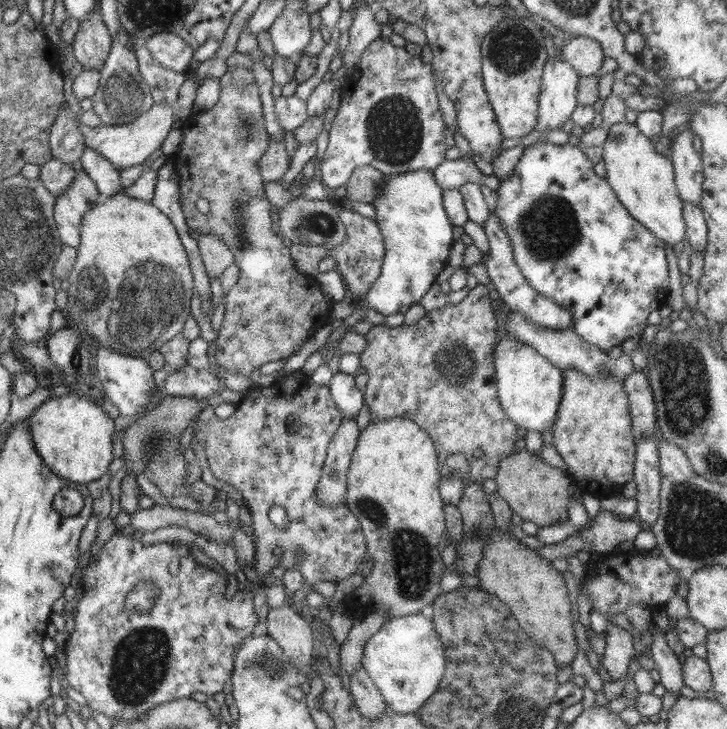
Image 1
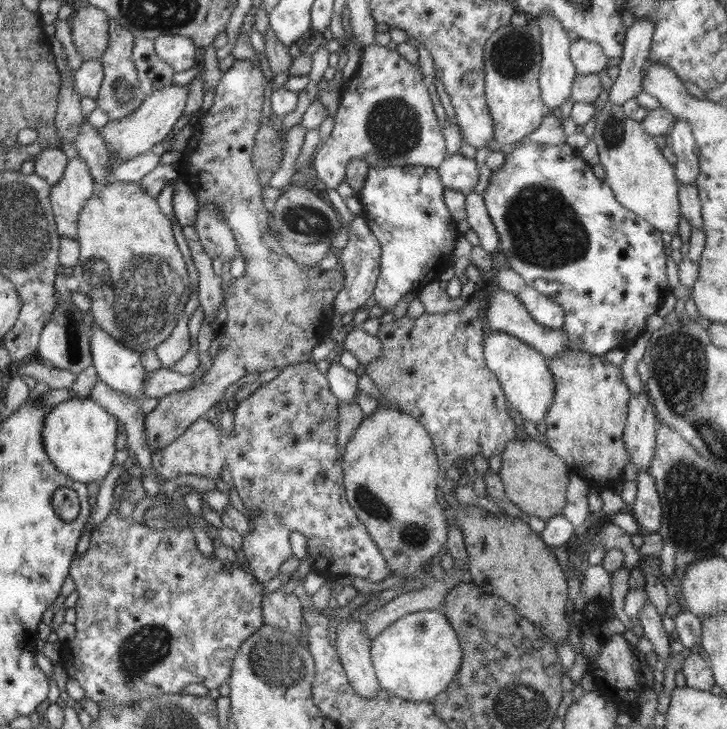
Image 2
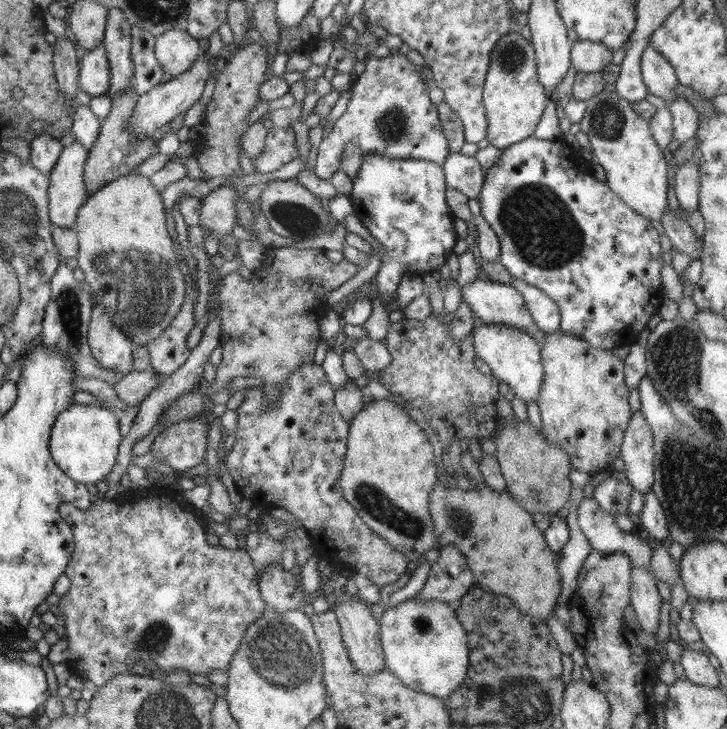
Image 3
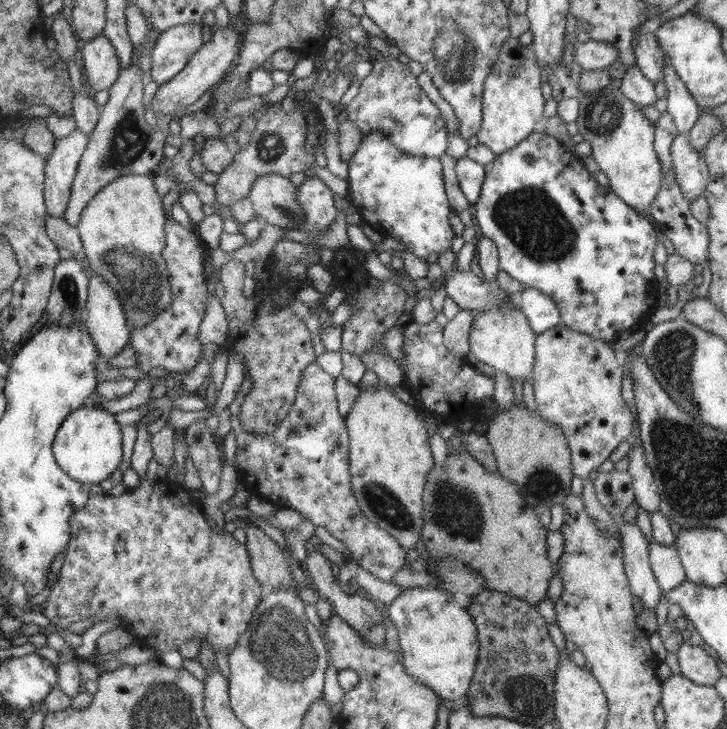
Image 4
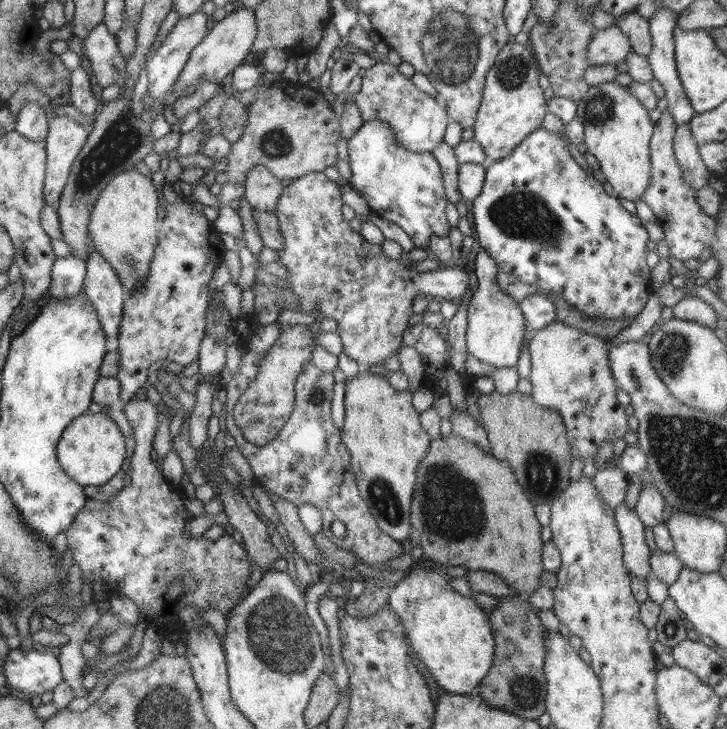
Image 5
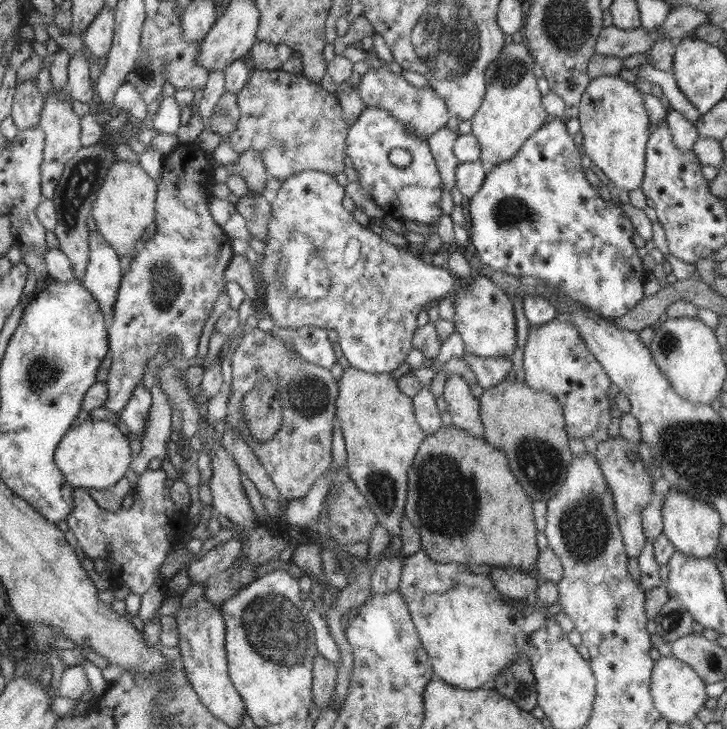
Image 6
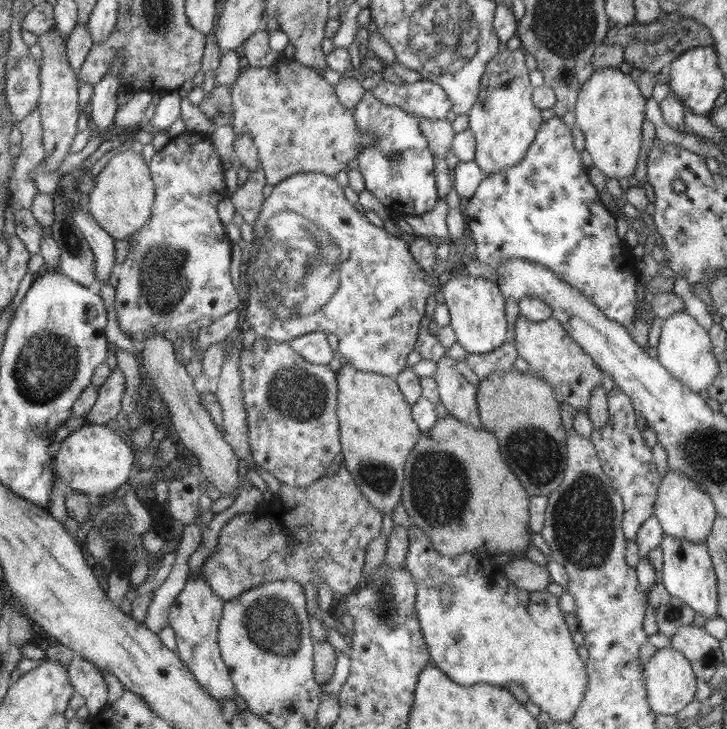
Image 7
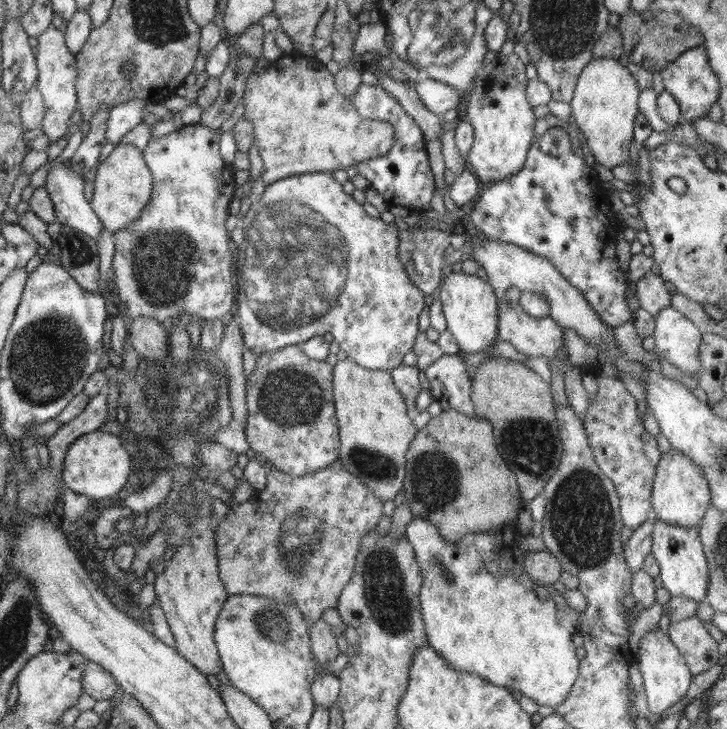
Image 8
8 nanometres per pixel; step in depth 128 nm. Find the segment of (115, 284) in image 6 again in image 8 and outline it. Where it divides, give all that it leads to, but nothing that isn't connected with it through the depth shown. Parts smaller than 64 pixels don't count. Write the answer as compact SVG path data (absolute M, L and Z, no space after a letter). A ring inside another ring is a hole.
M63 162L48 170L44 188L53 203L56 221L98 242L104 228L84 196L84 184L82 176L68 170Z

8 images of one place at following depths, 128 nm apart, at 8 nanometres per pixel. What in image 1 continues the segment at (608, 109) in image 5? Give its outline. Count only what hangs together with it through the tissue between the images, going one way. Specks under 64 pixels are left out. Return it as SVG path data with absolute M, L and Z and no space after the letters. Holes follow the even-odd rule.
M627 121L612 124L602 145L606 166L605 180L628 213L664 244L670 244L673 248L683 242L686 234L684 206L676 190L670 157L656 152L653 139L644 136L636 125Z

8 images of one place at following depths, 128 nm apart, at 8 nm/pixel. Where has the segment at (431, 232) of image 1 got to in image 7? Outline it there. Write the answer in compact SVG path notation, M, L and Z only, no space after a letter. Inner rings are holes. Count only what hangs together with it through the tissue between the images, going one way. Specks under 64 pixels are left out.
M366 90L353 110L353 117L361 133L375 136L373 144L359 150L358 155L357 170L362 173L365 190L372 192L390 214L422 216L430 212L439 195L434 177L434 155L420 130L419 120L399 106L381 103Z

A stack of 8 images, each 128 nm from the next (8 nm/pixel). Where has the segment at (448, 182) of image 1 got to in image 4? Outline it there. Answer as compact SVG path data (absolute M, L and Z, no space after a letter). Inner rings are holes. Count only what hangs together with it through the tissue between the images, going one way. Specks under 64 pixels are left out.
M467 156L456 159L456 167L454 167L456 180L458 180L459 188L471 204L479 200L486 169L487 167L478 164Z

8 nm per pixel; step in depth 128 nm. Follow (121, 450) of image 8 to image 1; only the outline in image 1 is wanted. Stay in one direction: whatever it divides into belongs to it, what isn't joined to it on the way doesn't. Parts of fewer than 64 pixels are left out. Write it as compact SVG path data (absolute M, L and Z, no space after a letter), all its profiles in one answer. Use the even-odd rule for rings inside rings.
M72 392L64 396L51 396L26 418L31 439L38 456L60 478L87 484L98 480L108 471L115 458L112 439L115 437L114 418L100 405Z

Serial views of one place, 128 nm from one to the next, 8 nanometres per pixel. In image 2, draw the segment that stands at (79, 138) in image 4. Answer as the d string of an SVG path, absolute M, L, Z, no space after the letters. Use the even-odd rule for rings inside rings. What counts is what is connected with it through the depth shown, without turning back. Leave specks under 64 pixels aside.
M79 156L67 159L64 176L51 186L50 201L57 232L62 238L77 240L78 218L94 195L93 177Z

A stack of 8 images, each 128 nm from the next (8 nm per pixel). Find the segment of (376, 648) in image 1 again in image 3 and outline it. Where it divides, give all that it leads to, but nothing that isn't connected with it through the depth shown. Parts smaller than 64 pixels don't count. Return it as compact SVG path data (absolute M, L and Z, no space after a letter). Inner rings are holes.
M407 599L397 605L391 605L379 619L380 636L382 639L382 656L384 656L384 668L386 670L392 671L392 674L404 684L408 686L410 690L414 692L422 692L428 696L434 696L442 702L446 702L448 697L454 693L454 691L460 689L460 685L464 683L464 677L466 677L466 672L468 671L468 639L465 628L457 617L455 608L452 608L447 602L434 600L423 601L422 599Z

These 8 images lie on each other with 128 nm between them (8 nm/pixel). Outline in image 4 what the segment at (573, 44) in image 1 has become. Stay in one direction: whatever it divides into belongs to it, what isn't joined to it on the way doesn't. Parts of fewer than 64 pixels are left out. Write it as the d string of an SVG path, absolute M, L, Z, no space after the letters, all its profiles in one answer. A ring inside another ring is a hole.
M589 39L584 43L576 43L573 58L578 66L602 70L619 60L619 52L608 41Z

